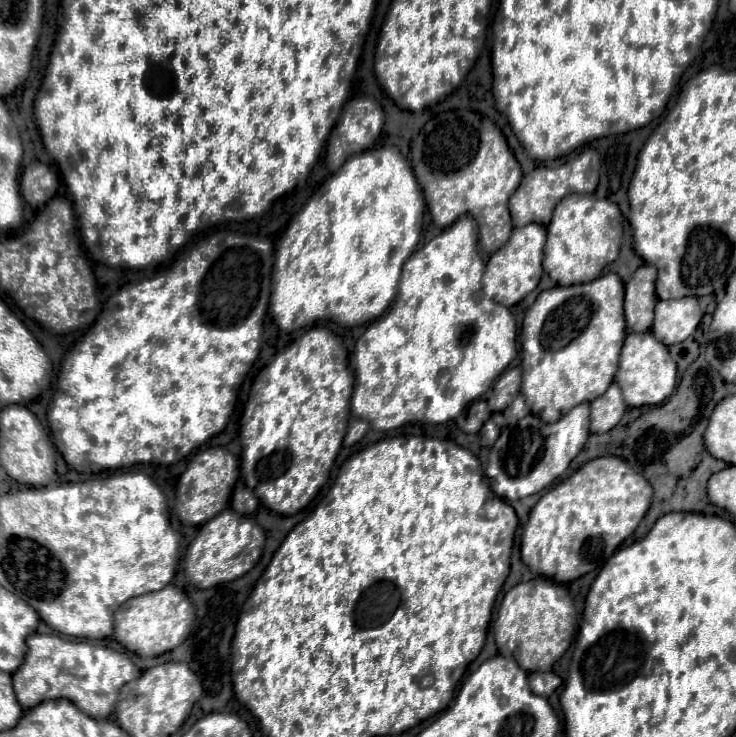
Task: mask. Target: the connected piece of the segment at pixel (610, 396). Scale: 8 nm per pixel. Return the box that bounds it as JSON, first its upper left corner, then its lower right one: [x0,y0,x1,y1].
[591,382,627,432]

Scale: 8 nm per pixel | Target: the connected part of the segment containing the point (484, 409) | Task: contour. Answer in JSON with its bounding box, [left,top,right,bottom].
[465,400,491,432]

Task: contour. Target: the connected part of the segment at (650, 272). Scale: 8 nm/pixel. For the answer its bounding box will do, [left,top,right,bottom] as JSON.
[625,264,655,332]

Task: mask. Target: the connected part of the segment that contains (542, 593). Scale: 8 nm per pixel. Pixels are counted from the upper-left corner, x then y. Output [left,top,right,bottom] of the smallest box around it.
[495,578,575,672]

